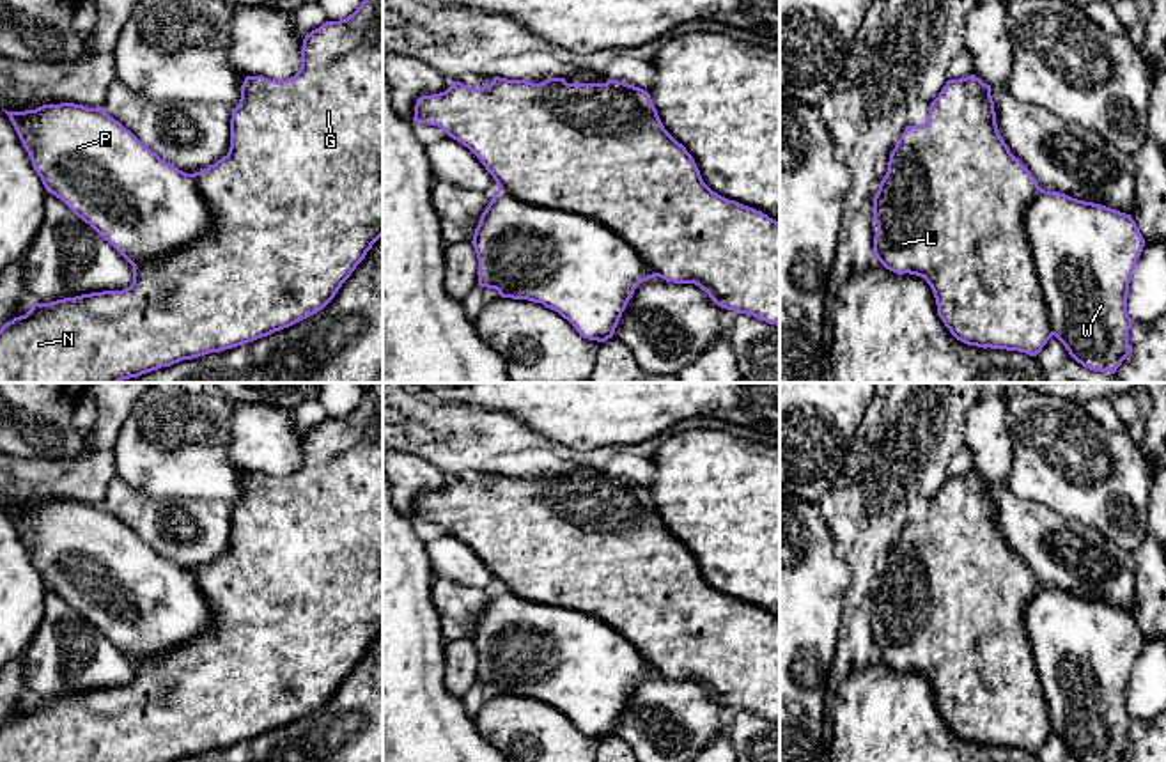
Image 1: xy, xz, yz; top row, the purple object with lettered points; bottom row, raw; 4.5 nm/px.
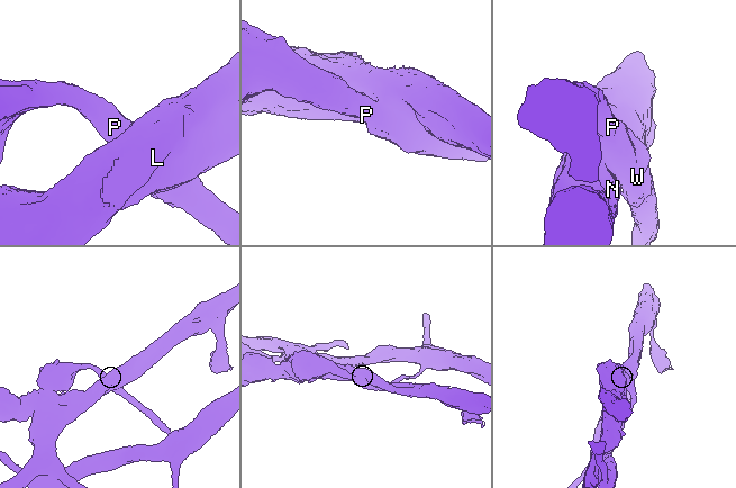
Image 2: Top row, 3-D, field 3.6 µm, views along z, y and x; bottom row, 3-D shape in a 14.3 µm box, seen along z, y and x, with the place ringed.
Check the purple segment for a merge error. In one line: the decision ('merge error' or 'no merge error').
merge error

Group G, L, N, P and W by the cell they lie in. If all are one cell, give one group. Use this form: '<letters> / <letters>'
G L N / P W

